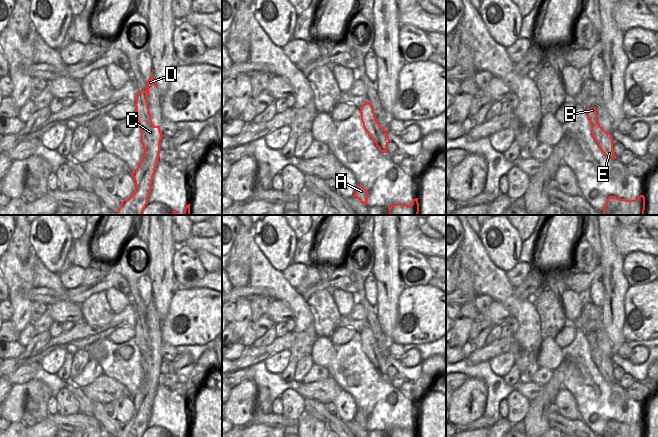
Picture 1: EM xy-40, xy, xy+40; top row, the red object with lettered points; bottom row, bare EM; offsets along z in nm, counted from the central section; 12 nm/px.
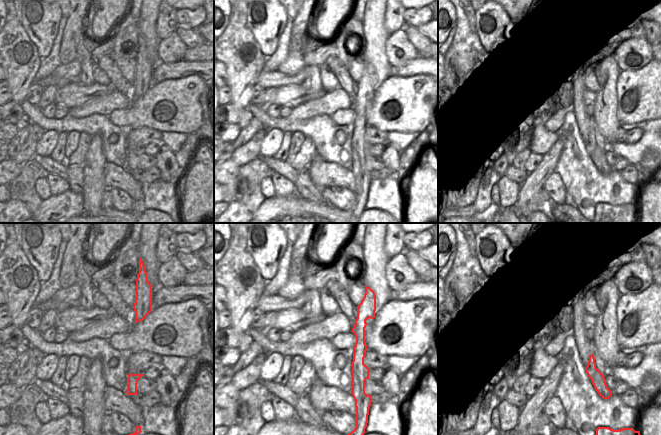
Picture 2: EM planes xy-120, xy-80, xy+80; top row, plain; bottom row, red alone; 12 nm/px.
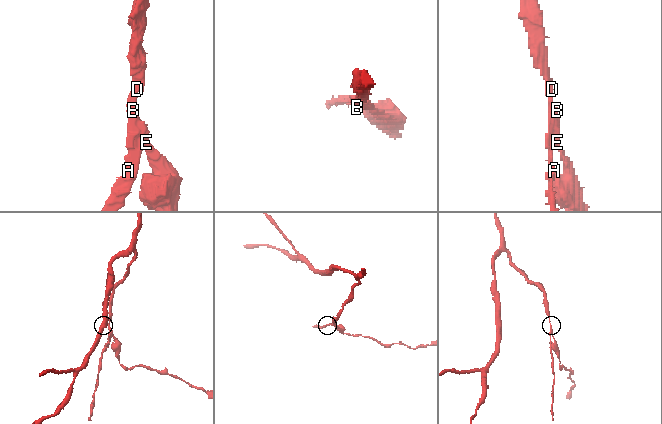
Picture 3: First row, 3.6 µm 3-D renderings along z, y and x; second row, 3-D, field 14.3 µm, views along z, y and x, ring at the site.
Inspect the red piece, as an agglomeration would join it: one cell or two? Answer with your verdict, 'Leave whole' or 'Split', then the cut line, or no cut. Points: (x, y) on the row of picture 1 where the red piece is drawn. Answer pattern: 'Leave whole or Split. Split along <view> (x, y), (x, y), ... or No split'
Split. Split along xy-40 (161, 137), (153, 139), (148, 144), (148, 156), (150, 158)

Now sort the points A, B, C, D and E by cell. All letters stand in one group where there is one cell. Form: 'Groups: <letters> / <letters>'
Groups: A B C D / E

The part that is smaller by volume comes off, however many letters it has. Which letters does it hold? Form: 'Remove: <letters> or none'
Remove: E

